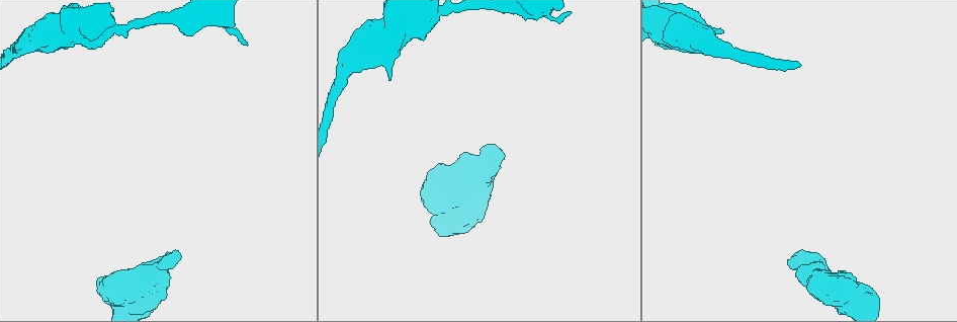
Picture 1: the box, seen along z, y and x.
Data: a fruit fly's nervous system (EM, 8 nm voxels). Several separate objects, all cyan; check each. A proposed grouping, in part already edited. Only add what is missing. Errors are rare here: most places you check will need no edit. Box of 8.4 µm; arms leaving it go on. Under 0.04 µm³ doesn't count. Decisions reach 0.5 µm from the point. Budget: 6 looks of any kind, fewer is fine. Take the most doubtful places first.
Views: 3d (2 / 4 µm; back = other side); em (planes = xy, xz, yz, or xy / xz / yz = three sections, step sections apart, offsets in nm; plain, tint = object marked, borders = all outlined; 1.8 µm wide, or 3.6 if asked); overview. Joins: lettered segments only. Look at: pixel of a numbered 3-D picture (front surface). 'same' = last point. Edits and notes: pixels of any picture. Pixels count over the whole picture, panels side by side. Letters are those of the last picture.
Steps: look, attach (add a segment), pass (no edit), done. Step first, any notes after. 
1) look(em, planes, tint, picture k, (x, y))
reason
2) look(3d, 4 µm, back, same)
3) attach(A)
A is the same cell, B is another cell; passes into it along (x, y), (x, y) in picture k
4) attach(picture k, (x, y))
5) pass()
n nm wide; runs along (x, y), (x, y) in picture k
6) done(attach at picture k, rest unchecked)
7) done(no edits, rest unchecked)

look(3d, 2 µm, picture 1, (391, 76))
thick end

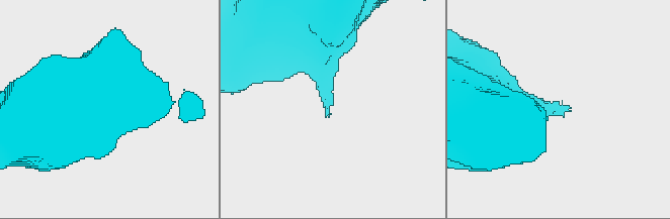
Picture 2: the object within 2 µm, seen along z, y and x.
look(em, planes, borders, picture 2, (565, 109))
need the tissue

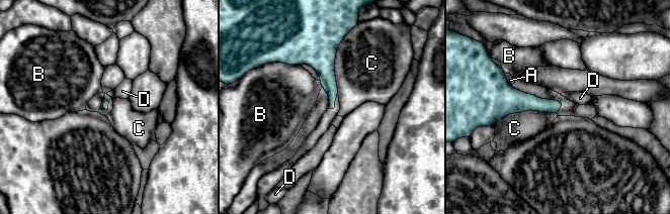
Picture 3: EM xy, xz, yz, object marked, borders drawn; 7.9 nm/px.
pass()
C touches over 550 nm; A, B, C and D are other cells; border along (557, 114), (522, 110), (492, 125) in picture 3; no lettered segment goes on from it

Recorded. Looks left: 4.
look(em, xy, step 4, borders, picture 1, (789, 267))
thick end

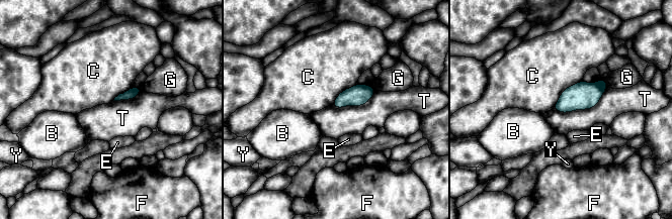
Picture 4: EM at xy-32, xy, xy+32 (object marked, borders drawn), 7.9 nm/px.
look(em, planes, borders, same)

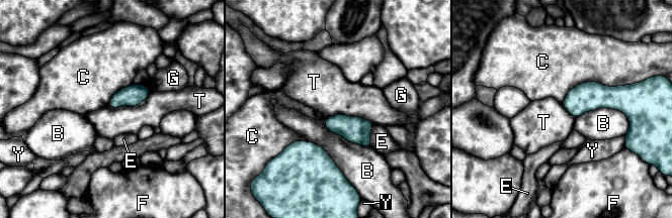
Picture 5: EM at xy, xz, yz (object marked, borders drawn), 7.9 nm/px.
pass()
B, C, E, F, G, T and Y are other cells; none of them fits

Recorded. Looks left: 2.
look(em, 3.6 µm, planes, tint, picture 1, (422, 16))

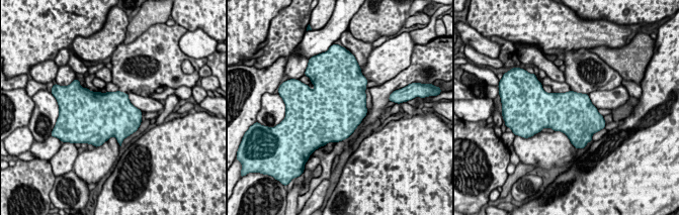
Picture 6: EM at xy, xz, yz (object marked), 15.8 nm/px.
look(em, 3.6 µm, planes, borders, same)
what lies round it

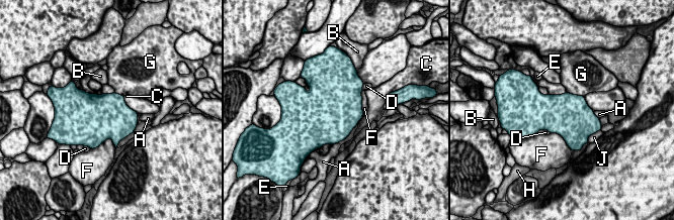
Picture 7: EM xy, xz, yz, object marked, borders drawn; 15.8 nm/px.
pass()
A, B, C, D, E, F, G, H and J are other cells; border along (123, 96), (124, 102), (137, 113) in picture 7; no lettered segment goes on from it

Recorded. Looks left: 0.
done(no edits, rest unchecked)

